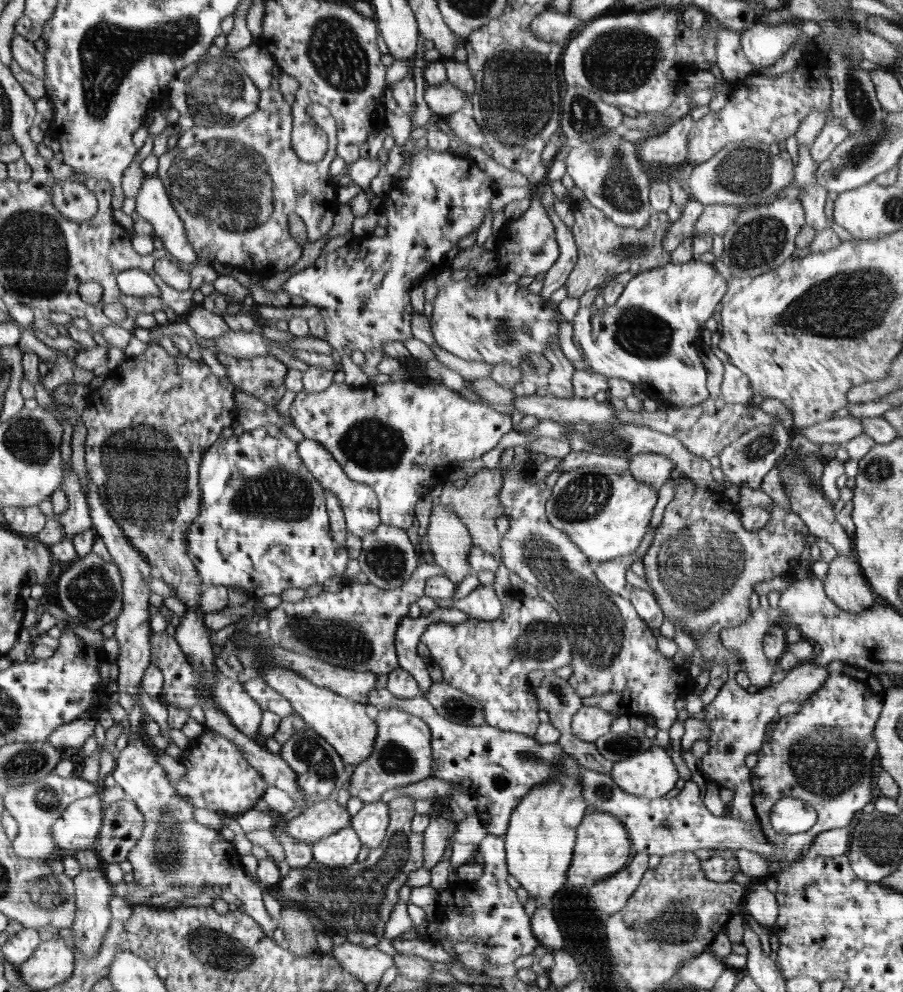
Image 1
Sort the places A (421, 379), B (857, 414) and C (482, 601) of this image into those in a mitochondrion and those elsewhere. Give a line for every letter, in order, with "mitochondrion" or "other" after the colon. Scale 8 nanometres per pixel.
A: other
B: other
C: other

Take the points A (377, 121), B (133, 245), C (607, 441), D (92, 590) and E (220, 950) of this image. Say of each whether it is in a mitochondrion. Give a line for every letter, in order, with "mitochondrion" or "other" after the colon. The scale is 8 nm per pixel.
A: other
B: other
C: mitochondrion
D: mitochondrion
E: mitochondrion

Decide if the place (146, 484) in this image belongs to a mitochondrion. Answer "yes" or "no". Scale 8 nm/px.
yes

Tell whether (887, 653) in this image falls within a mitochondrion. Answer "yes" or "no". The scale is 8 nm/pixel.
no

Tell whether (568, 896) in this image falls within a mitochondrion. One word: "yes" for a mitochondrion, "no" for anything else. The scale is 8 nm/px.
no

